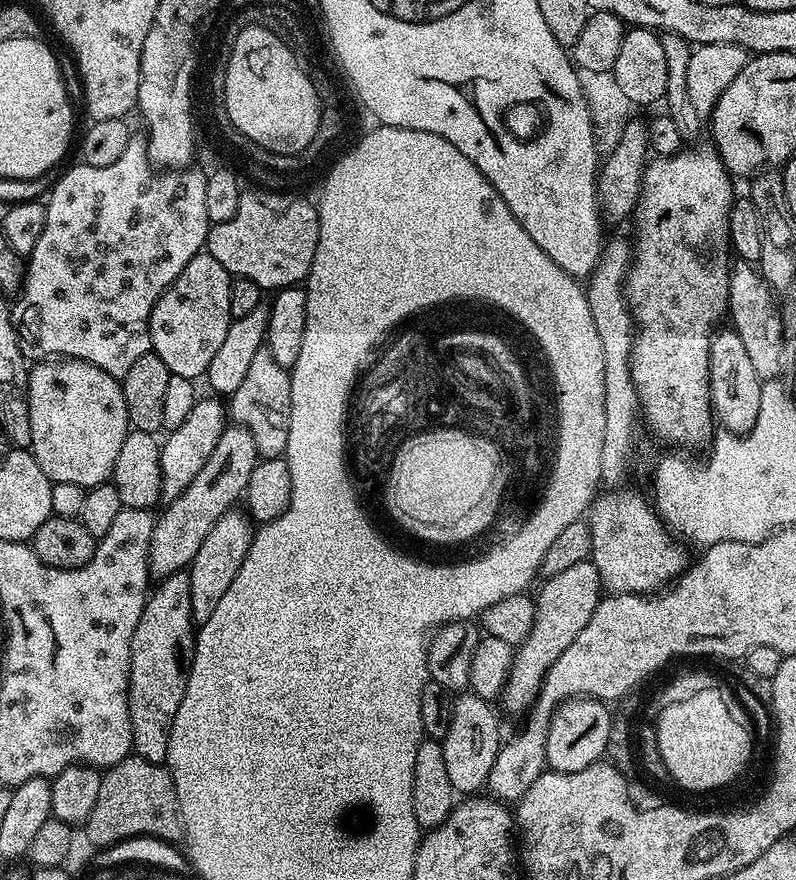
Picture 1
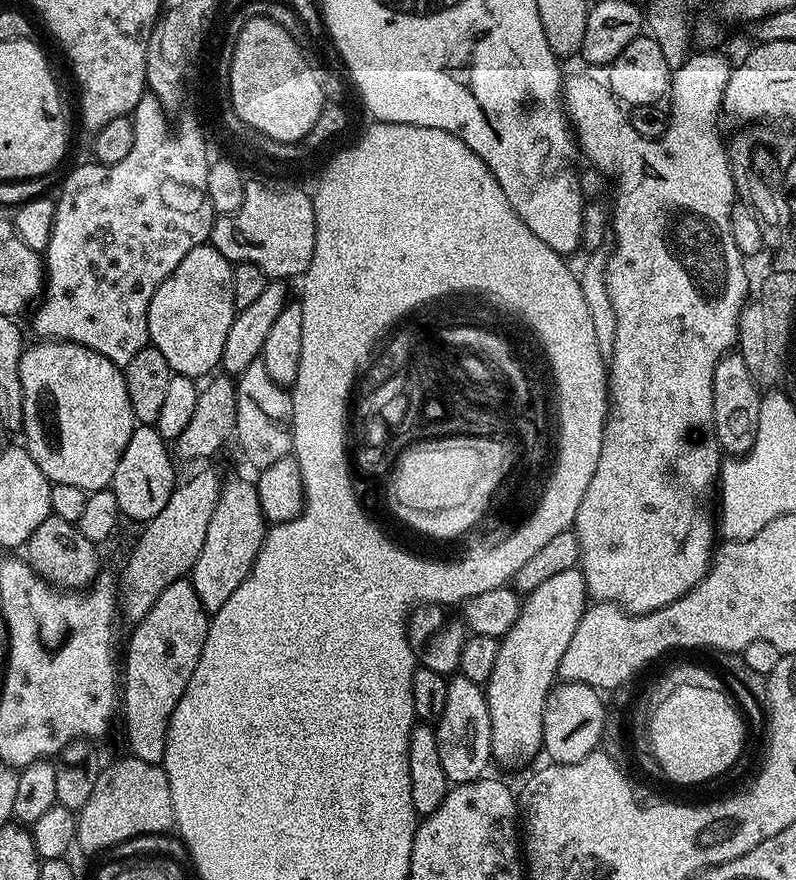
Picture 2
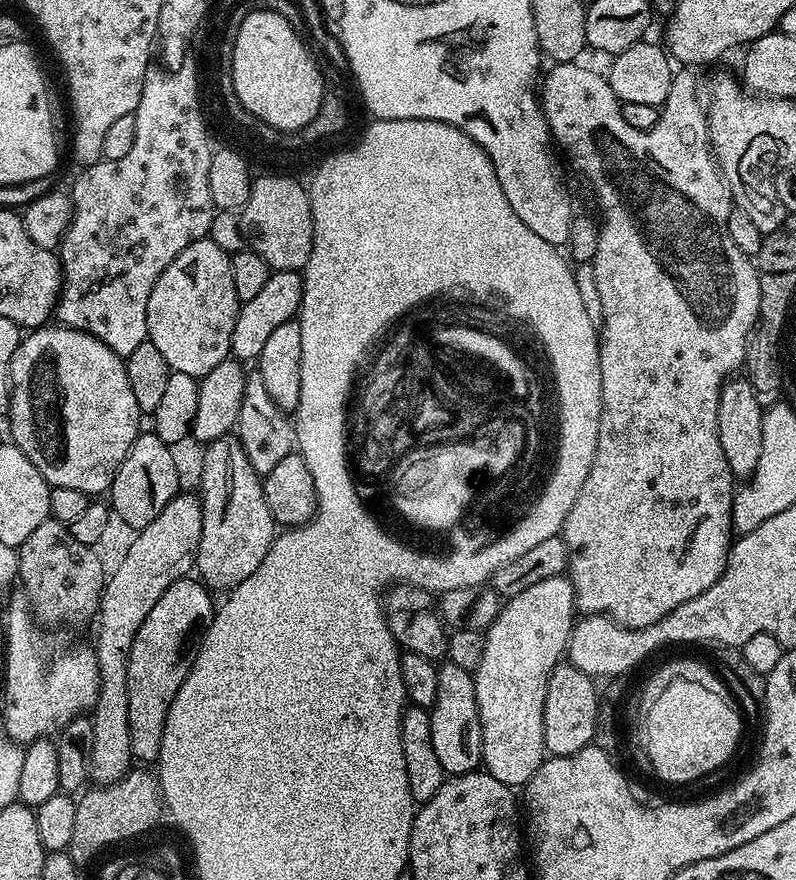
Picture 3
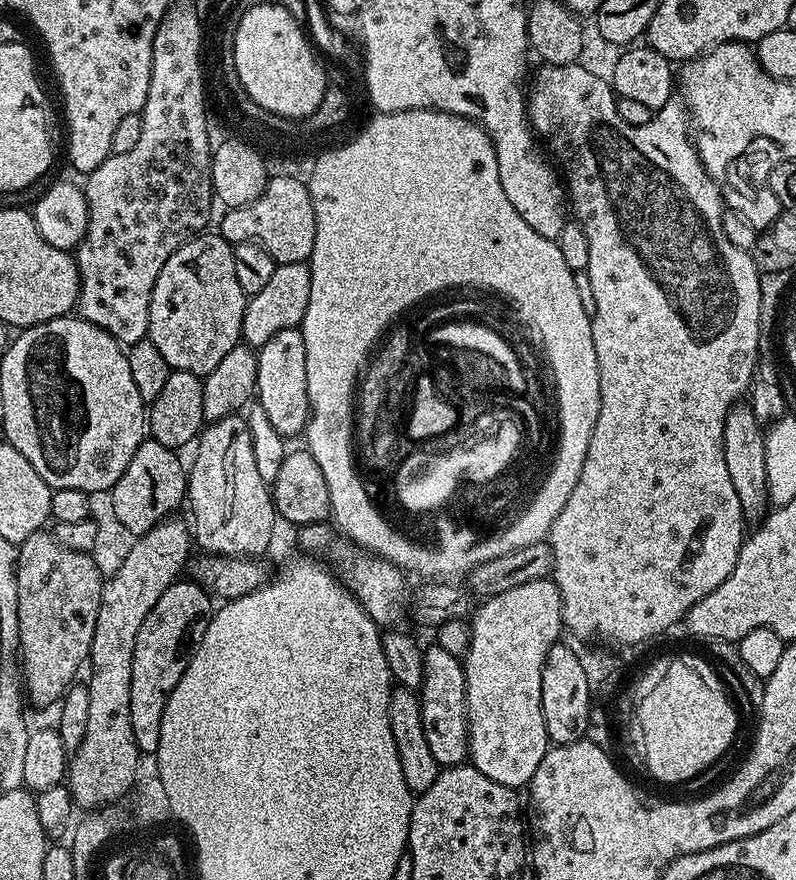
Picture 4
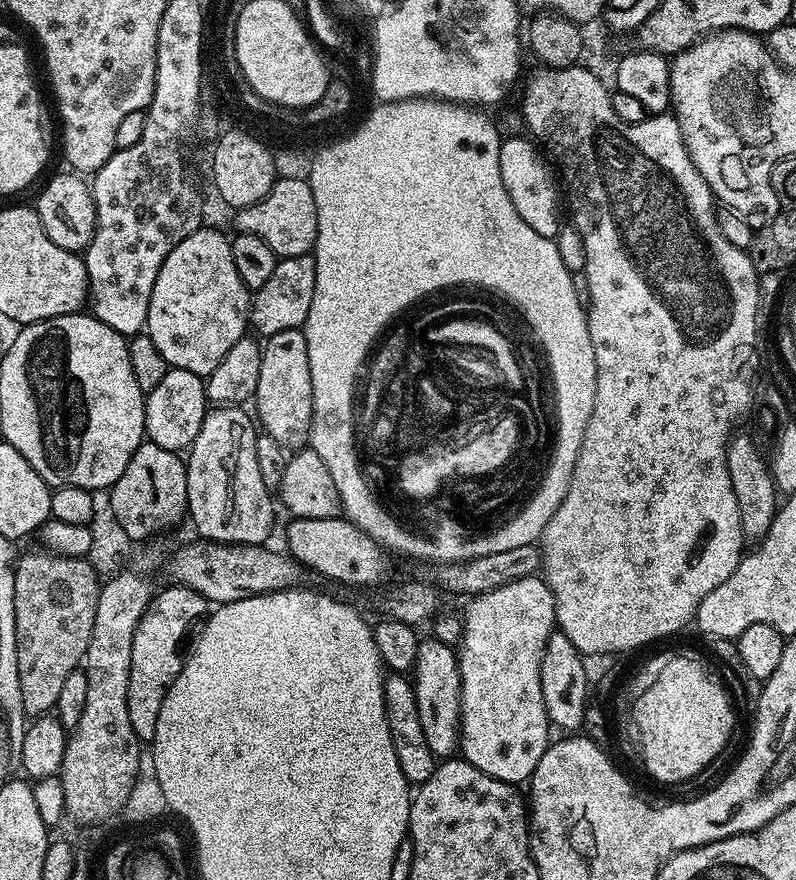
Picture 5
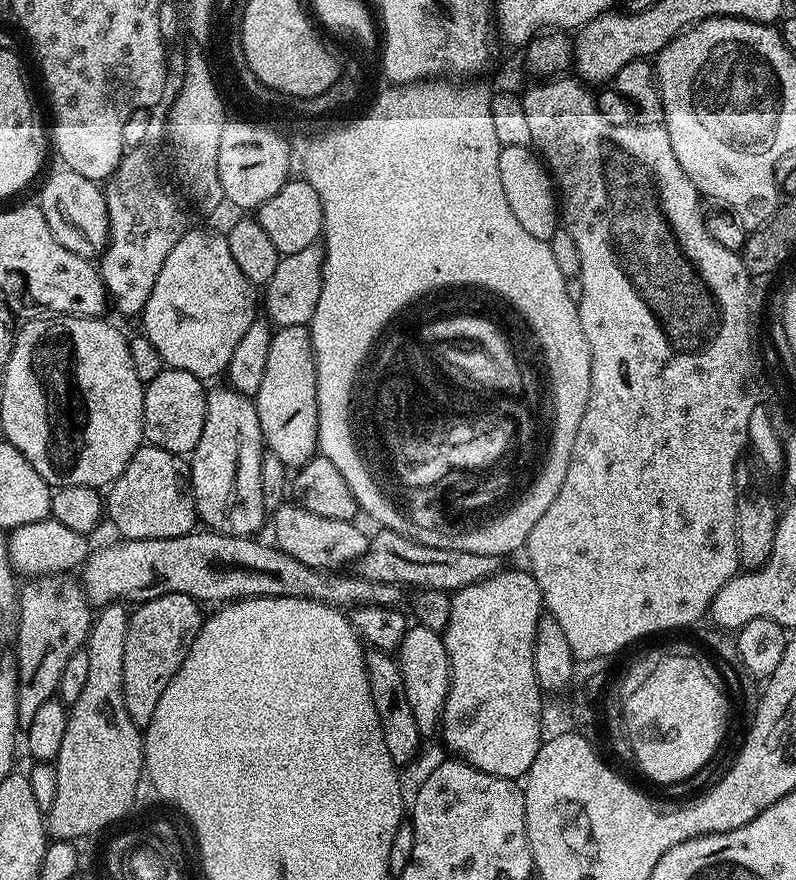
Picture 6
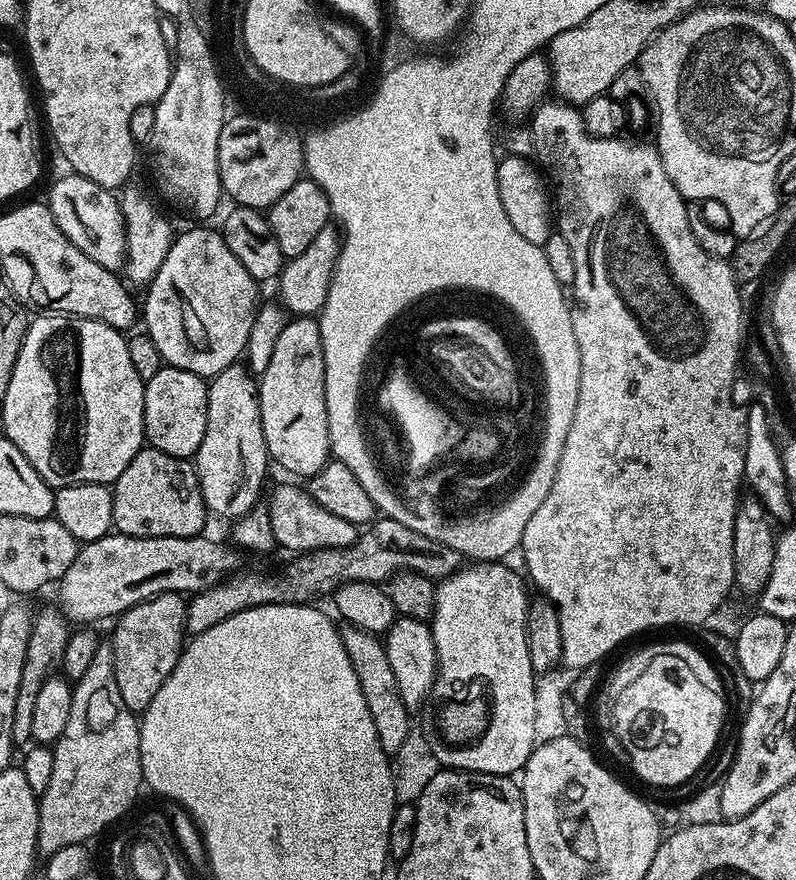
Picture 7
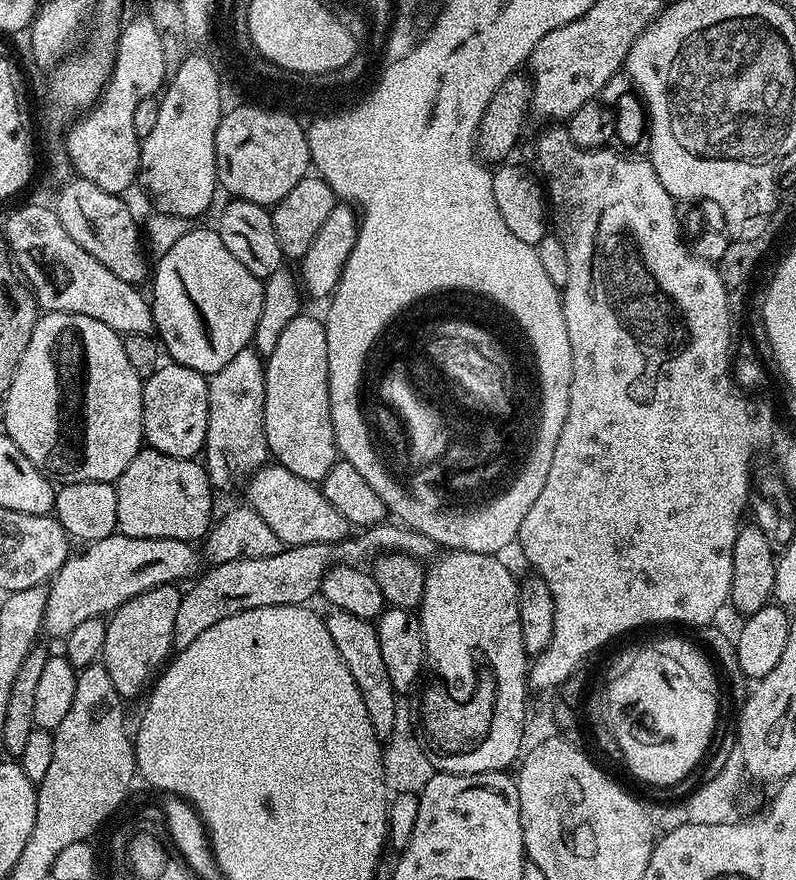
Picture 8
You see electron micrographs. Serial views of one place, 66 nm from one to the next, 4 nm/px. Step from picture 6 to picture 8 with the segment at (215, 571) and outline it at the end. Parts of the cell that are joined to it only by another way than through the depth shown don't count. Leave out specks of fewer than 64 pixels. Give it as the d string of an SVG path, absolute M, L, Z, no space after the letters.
M113 534L93 540L80 553L69 555L66 563L56 571L48 584L48 597L46 598L46 612L44 614L43 631L52 636L67 638L74 626L87 620L96 620L107 617L121 608L130 598L142 594L146 590L154 590L158 586L167 584L179 585L180 580L188 582L201 571L202 556L195 543L186 540L171 540L170 538L134 538Z

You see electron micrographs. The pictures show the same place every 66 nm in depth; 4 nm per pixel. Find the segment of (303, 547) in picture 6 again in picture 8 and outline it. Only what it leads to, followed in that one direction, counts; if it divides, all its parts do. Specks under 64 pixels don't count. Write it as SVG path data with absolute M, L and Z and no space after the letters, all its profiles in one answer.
M269 462L251 473L246 504L259 514L262 521L274 530L284 546L297 544L338 544L349 539L350 525L330 502L326 502L323 491L313 481L290 474L281 464Z

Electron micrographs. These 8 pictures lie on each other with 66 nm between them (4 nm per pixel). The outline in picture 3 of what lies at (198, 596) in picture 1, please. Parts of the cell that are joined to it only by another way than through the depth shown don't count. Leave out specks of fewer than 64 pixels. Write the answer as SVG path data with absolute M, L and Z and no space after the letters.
M235 434L211 441L200 464L200 505L202 538L196 554L195 571L205 588L213 593L227 593L250 578L278 535L278 525L266 506L262 477L255 472Z

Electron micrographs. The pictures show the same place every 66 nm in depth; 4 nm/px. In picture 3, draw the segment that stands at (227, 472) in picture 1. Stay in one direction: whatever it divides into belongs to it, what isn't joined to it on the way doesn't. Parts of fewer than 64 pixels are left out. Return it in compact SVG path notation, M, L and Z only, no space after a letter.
M178 494L170 502L166 502L166 506L162 510L162 514L158 514L158 518L154 518L154 522L150 522L145 528L139 529L135 533L136 536L128 544L128 549L124 552L124 557L116 564L116 569L111 569L110 575L104 581L104 592L100 595L100 610L98 613L98 621L100 625L96 628L96 644L94 643L94 651L96 654L96 661L98 662L98 670L100 671L100 693L96 699L96 706L90 713L92 722L92 729L94 730L94 746L90 754L90 762L88 763L89 777L97 785L112 784L116 780L120 780L133 767L134 757L130 750L130 718L128 717L128 659L130 658L130 646L134 642L134 634L138 634L138 626L142 626L142 622L146 622L146 614L150 614L150 609L154 607L154 602L158 602L158 598L162 598L162 594L166 594L166 590L174 582L185 579L193 571L196 554L200 551L200 539L202 538L202 506L200 505L199 495L192 494L192 496L184 496L185 494Z

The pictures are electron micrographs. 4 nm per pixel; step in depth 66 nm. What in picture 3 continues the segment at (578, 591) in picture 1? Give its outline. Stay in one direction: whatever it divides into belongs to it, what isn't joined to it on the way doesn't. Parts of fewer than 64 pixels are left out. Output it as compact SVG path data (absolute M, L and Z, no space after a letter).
M567 575L555 576L554 578L546 578L542 582L537 582L535 586L529 586L527 590L522 590L522 594L514 594L507 597L500 605L500 613L494 618L494 622L483 633L484 649L482 650L482 658L478 662L478 666L474 670L474 679L476 682L476 701L478 702L478 714L480 715L480 725L482 726L482 761L483 771L488 772L494 778L498 778L498 782L509 786L527 785L530 777L540 768L546 759L546 749L544 746L544 703L546 702L546 686L550 674L554 670L554 666L561 663L562 657L565 655L568 647L568 640L572 637L572 629L574 621L577 619L578 609L576 607L576 595L574 594L574 586Z

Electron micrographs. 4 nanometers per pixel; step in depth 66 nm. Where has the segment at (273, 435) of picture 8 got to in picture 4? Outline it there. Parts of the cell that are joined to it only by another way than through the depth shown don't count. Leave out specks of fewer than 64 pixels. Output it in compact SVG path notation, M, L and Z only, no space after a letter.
M300 328L278 330L270 342L266 342L256 358L256 395L258 407L264 411L270 426L280 436L291 438L305 431L308 426L310 409L306 390L306 342Z

